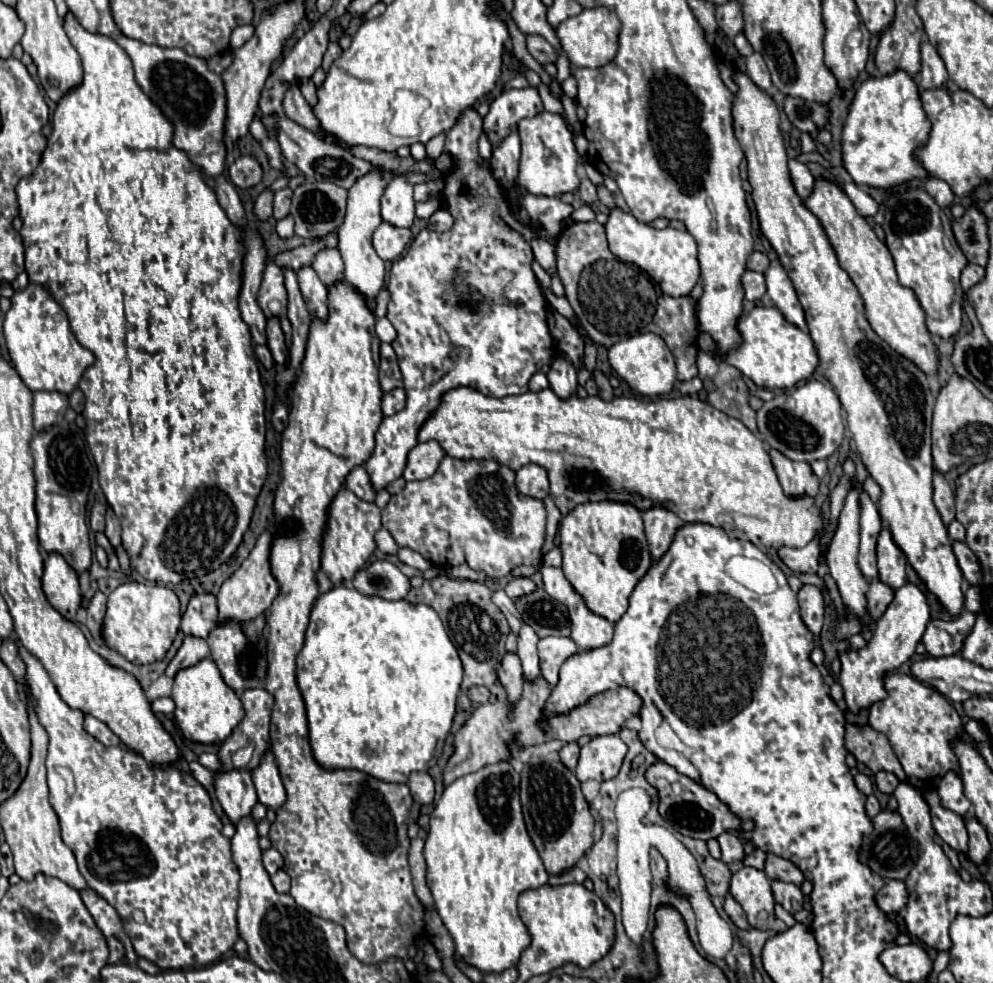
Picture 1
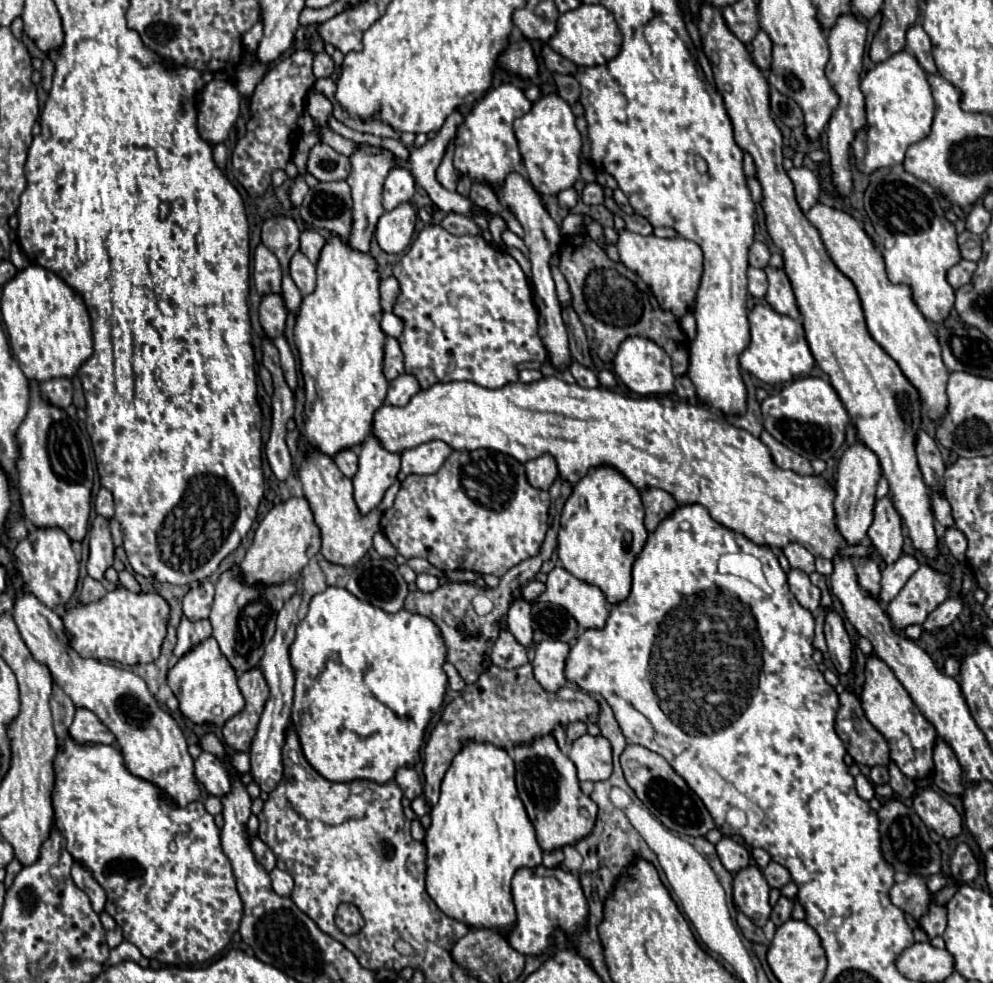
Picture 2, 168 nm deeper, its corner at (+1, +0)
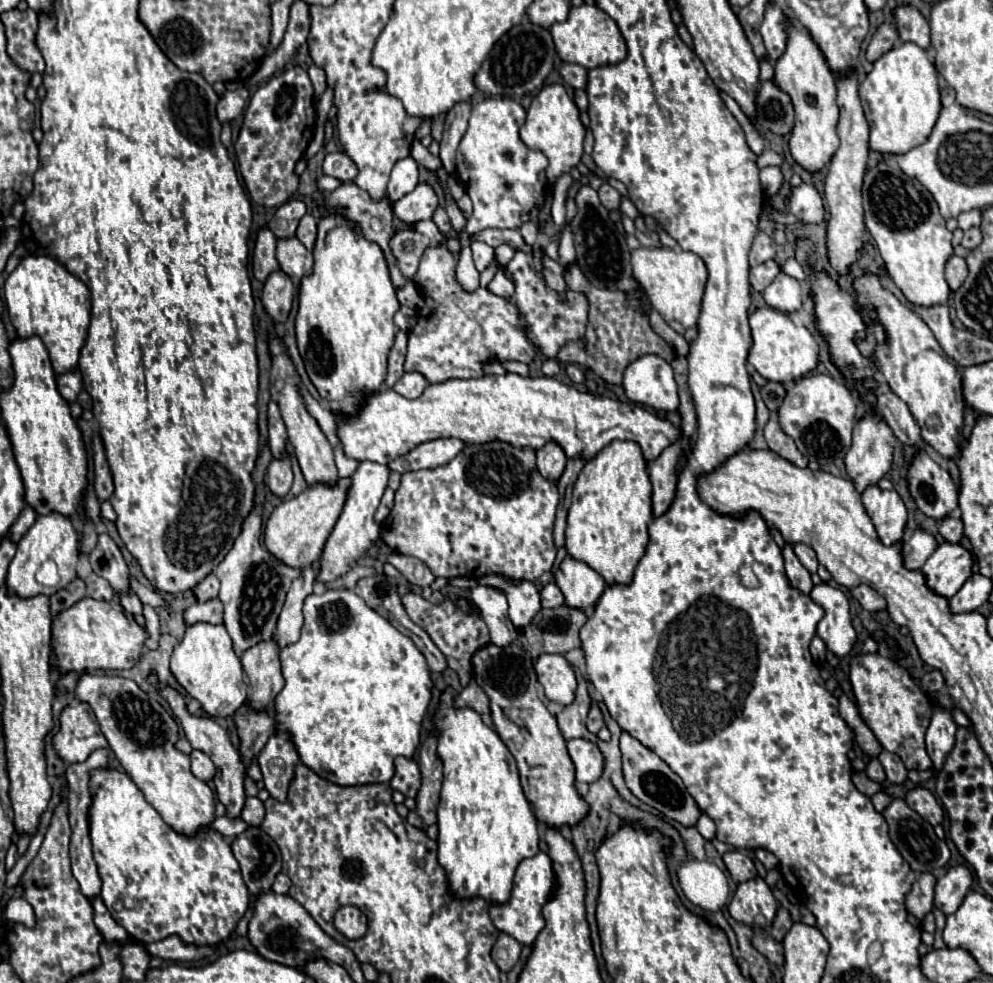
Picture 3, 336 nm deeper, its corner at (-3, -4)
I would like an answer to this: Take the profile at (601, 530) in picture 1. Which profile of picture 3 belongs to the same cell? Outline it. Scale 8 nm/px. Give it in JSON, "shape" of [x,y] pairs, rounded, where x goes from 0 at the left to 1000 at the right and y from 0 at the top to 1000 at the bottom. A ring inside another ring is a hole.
{"shape":[[[617,449],[601,465],[589,471],[579,495],[571,524],[569,558],[573,567],[591,573],[611,595],[633,593],[654,550],[656,489],[648,461],[637,449]]]}

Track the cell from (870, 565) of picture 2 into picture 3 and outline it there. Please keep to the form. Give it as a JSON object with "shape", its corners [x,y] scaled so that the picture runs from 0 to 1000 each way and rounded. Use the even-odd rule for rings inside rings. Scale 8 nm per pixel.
{"shape":[[[863,595],[859,599],[859,605],[865,609],[865,613],[873,620],[873,622],[887,622],[891,620],[891,607],[885,605],[879,597],[875,595]]]}

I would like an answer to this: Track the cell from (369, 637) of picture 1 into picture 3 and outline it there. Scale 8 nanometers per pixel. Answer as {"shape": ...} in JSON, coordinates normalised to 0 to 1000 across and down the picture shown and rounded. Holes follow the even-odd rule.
{"shape":[[[329,599],[323,605],[311,605],[311,609],[307,609],[307,615],[305,615],[305,628],[307,628],[307,636],[303,640],[301,652],[283,660],[283,677],[285,677],[287,699],[277,711],[279,742],[281,744],[289,742],[293,746],[293,752],[295,752],[295,756],[299,760],[299,766],[301,766],[303,774],[311,782],[315,782],[319,788],[323,788],[325,792],[331,792],[333,797],[339,797],[339,799],[345,799],[345,801],[368,799],[368,797],[392,797],[392,792],[398,786],[398,780],[396,780],[398,770],[406,768],[408,772],[414,772],[418,768],[418,764],[422,760],[424,736],[426,736],[426,729],[430,727],[430,721],[434,717],[436,691],[434,691],[434,683],[432,683],[428,666],[420,660],[416,650],[412,650],[410,646],[400,642],[390,630],[386,630],[380,622],[372,620],[368,615],[368,611],[362,609],[351,599]]]}

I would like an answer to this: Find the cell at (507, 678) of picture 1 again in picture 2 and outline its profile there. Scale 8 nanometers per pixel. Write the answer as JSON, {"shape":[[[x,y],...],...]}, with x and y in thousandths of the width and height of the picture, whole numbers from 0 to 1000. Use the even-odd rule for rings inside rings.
{"shape":[[[503,634],[503,648],[496,654],[494,672],[496,672],[496,677],[507,679],[507,681],[517,681],[527,674],[533,674],[529,658],[505,634]]]}

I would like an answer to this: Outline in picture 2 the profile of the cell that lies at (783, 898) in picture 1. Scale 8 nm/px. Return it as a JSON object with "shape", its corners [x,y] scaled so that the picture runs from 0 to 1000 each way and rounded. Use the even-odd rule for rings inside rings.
{"shape":[[[787,910],[787,913],[784,913],[784,917],[782,917],[782,921],[778,923],[776,937],[778,937],[780,941],[787,941],[787,939],[795,937],[795,935],[797,935],[797,925],[799,925],[799,917]]]}

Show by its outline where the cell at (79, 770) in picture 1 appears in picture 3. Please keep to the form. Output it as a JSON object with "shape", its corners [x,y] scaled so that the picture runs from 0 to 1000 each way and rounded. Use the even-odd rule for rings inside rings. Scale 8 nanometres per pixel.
{"shape":[[[100,780],[98,784],[92,784],[90,790],[90,805],[94,809],[94,817],[90,819],[90,851],[100,892],[104,896],[102,915],[112,933],[126,943],[132,955],[142,959],[156,959],[170,951],[178,951],[184,959],[215,963],[233,953],[253,915],[251,906],[247,906],[247,896],[243,894],[243,884],[235,872],[233,858],[208,839],[200,841],[196,851],[178,847],[146,815],[144,807],[128,786]]]}

